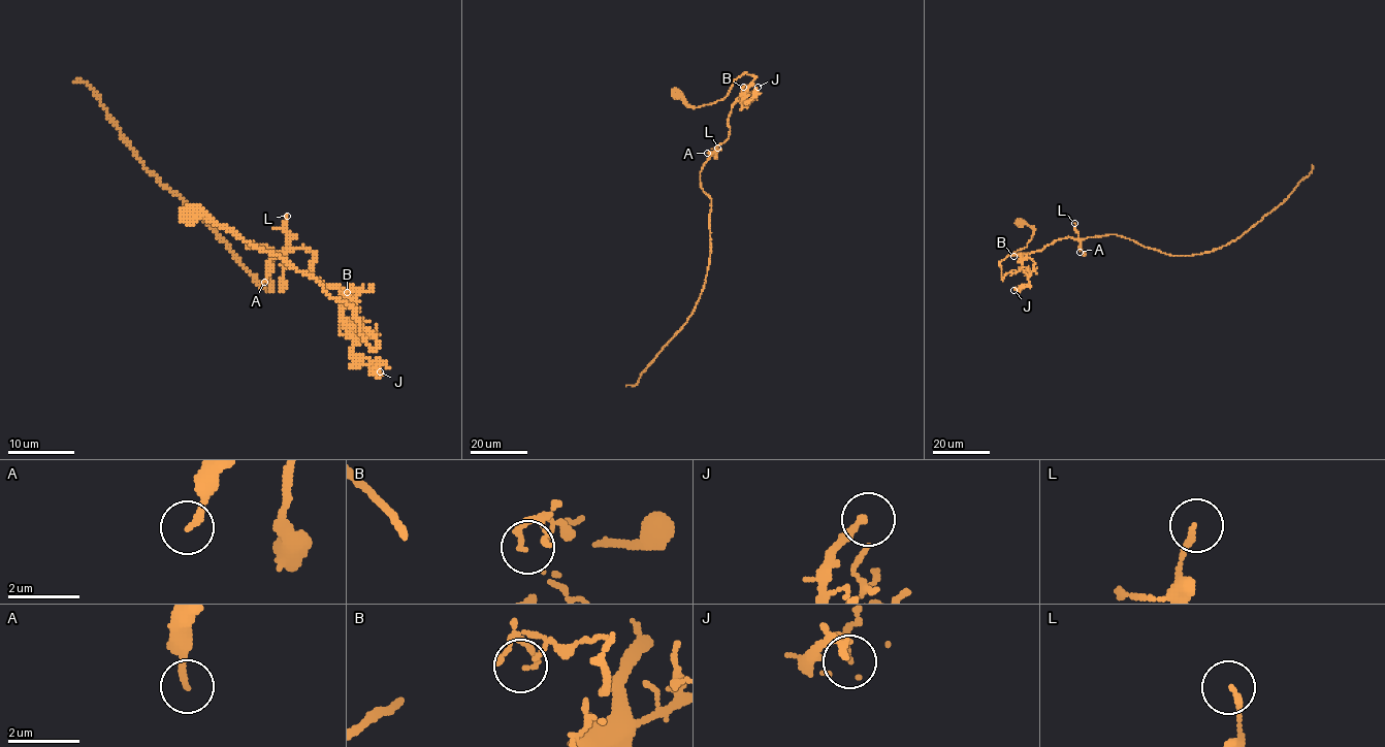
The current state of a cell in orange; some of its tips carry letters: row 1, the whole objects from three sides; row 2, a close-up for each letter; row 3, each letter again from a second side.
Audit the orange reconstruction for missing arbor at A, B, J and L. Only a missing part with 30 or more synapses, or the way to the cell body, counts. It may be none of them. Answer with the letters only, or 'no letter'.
no letter

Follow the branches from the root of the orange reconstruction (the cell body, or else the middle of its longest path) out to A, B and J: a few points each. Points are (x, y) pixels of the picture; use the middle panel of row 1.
A: (677, 92), (690, 105), (700, 107), (720, 100), (746, 71), (755, 76), (732, 105), (728, 137), (707, 153)
B: (677, 92), (690, 105), (700, 107), (720, 100), (746, 71), (755, 76), (741, 95), (748, 94), (743, 87)
J: (677, 92), (690, 105), (709, 104), (720, 100), (746, 71), (755, 77), (743, 95), (745, 102), (758, 87)

